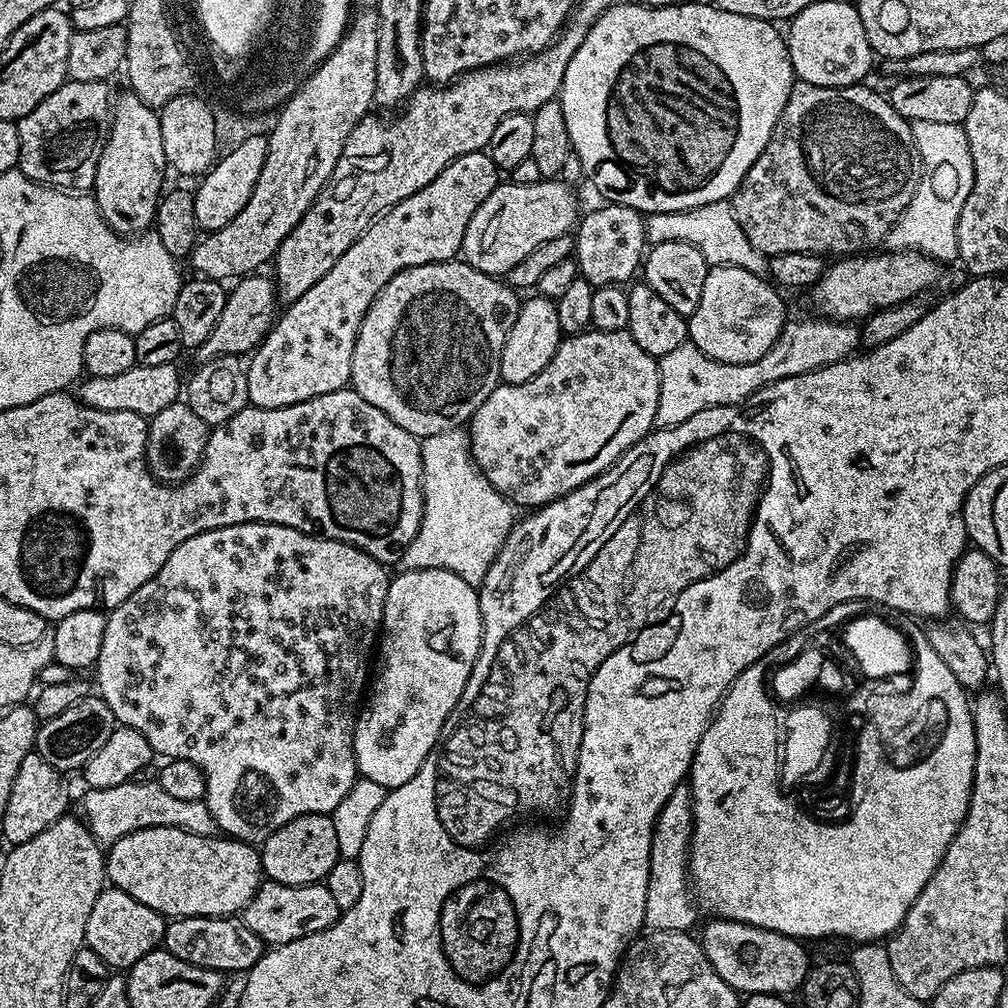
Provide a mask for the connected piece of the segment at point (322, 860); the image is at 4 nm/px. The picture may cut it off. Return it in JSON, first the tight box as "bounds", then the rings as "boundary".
{"bounds":[259,812,340,886],"boundary":[[[323,812],[306,814],[286,822],[286,826],[274,830],[270,838],[262,841],[259,854],[263,875],[269,880],[290,886],[321,883],[340,859],[338,837],[334,835],[331,815]]]}

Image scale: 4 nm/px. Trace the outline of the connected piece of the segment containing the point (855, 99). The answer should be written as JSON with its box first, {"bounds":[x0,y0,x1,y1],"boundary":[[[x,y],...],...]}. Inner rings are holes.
{"bounds":[730,82,922,258],"boundary":[[[803,82],[793,83],[792,93],[754,166],[730,197],[732,213],[750,238],[750,246],[766,258],[778,254],[815,252],[864,254],[875,244],[883,245],[888,232],[910,206],[920,185],[922,165],[914,142],[912,124],[894,110],[887,95],[864,88],[863,83],[849,88],[823,88]]]}

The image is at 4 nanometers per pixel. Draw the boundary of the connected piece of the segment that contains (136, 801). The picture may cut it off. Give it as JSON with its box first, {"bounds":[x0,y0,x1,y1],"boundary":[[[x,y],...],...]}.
{"bounds":[82,782,217,846],"boundary":[[[129,782],[118,786],[110,786],[109,788],[88,788],[85,791],[84,813],[82,813],[82,816],[91,830],[92,836],[102,846],[111,846],[114,842],[118,842],[118,838],[143,828],[181,828],[190,834],[198,834],[199,836],[217,835],[216,823],[203,800],[182,802],[171,794],[166,794],[166,790],[162,790],[162,786],[158,782],[152,782],[152,784],[136,783],[140,782]]]}

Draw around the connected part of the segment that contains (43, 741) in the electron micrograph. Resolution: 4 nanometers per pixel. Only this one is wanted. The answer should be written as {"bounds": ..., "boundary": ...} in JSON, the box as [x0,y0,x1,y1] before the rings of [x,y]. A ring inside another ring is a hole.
{"bounds":[34,694,118,774],"boundary":[[[90,694],[82,702],[74,702],[74,706],[58,714],[58,718],[45,720],[37,727],[34,751],[46,762],[50,762],[50,766],[54,766],[57,772],[68,774],[71,768],[83,769],[84,764],[94,758],[98,749],[110,739],[110,734],[114,734],[116,727],[118,721],[110,706],[106,706],[99,695]]]}

